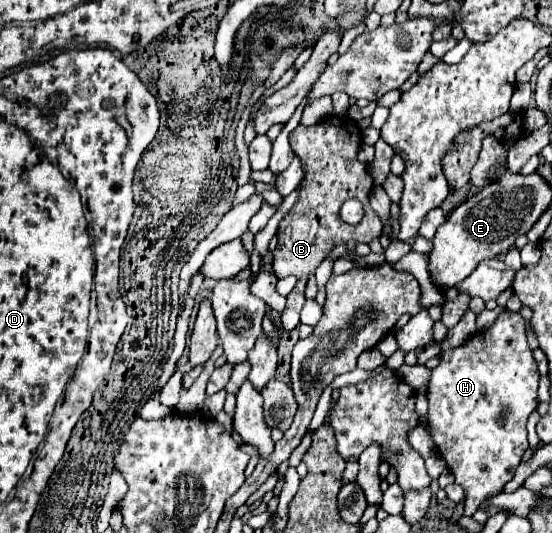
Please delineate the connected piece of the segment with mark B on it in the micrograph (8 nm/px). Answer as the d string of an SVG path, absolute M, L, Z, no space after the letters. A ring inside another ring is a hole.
M329 116L319 124L303 126L299 124L291 134L289 142L293 148L293 154L301 160L303 168L303 180L299 186L299 198L289 210L289 214L279 222L277 228L277 248L273 250L273 270L277 278L285 278L293 274L297 278L297 286L287 296L287 306L283 310L283 328L293 330L299 326L299 314L305 304L305 284L311 274L315 274L315 268L325 260L329 250L335 244L355 240L369 244L373 238L379 238L383 232L381 218L371 210L369 206L369 194L373 188L369 166L359 162L359 146L361 146L361 128L355 120L347 116ZM357 198L363 208L365 216L359 226L345 224L339 218L339 208L345 200Z

